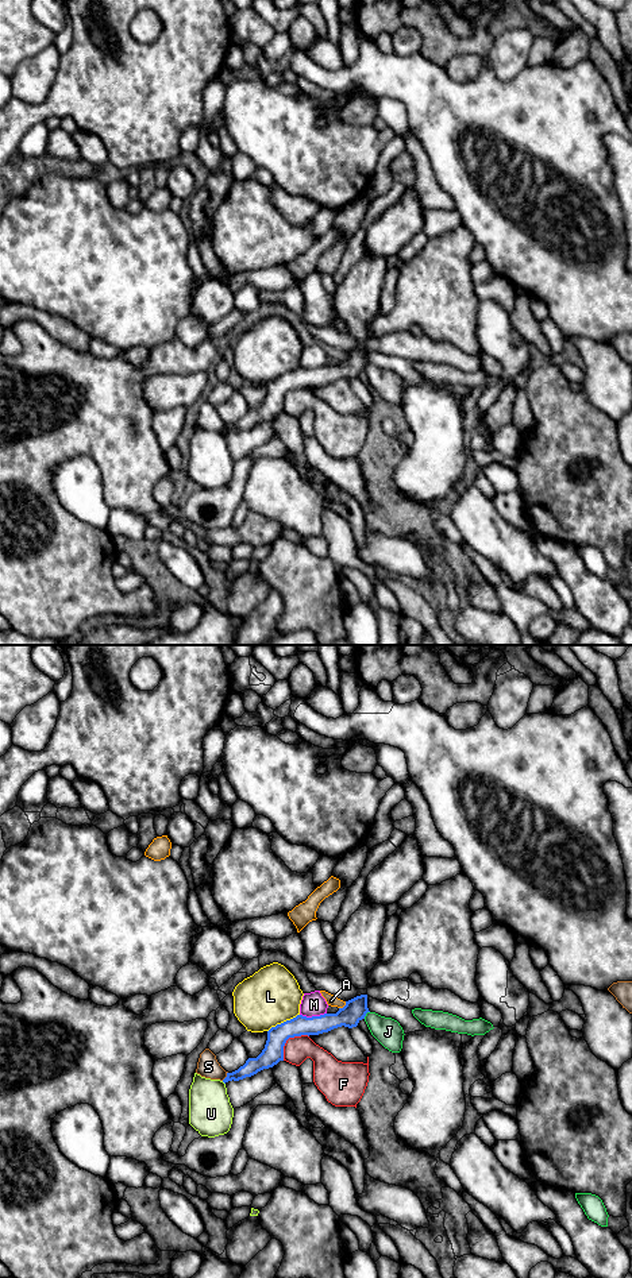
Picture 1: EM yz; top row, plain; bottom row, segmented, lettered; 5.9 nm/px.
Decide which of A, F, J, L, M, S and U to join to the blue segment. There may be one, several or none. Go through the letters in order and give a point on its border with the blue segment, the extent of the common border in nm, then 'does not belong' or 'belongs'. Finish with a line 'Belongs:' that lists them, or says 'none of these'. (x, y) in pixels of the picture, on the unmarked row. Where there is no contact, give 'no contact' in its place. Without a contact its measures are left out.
A: yz (345, 358) | 60 nm | does not belong
F: yz (286, 392) | 220 nm | does not belong
J: yz (365, 367) | 60 nm | does not belong
L: yz (284, 374) | 220 nm | does not belong
M: yz (312, 369) | 160 nm | does not belong
S: yz (227, 428) | 70 nm | does not belong
U: no contact | does not belong
Belongs: none of these

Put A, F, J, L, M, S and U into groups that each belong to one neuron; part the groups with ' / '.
A / F / J / L M / S / U

